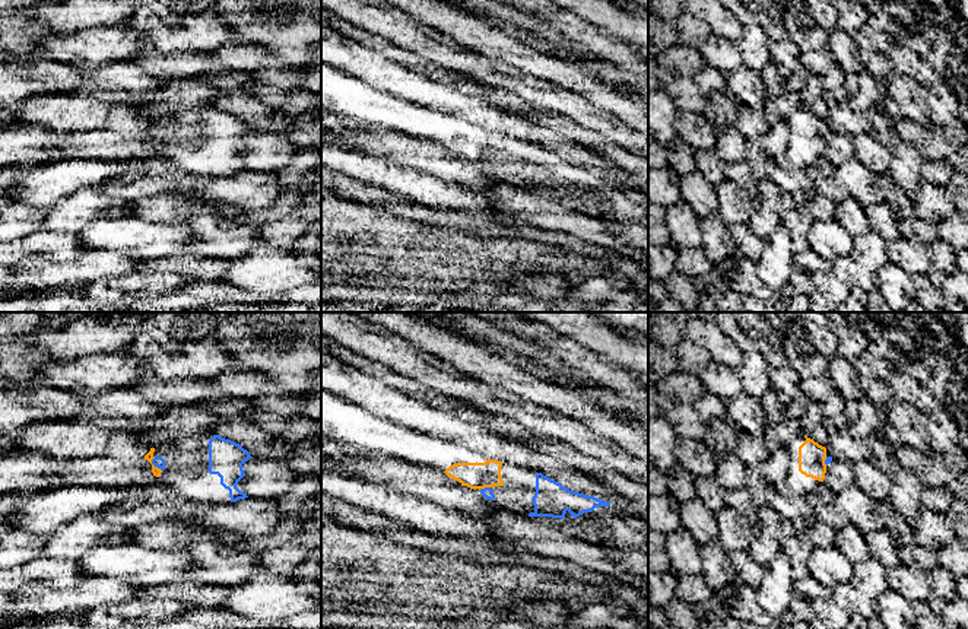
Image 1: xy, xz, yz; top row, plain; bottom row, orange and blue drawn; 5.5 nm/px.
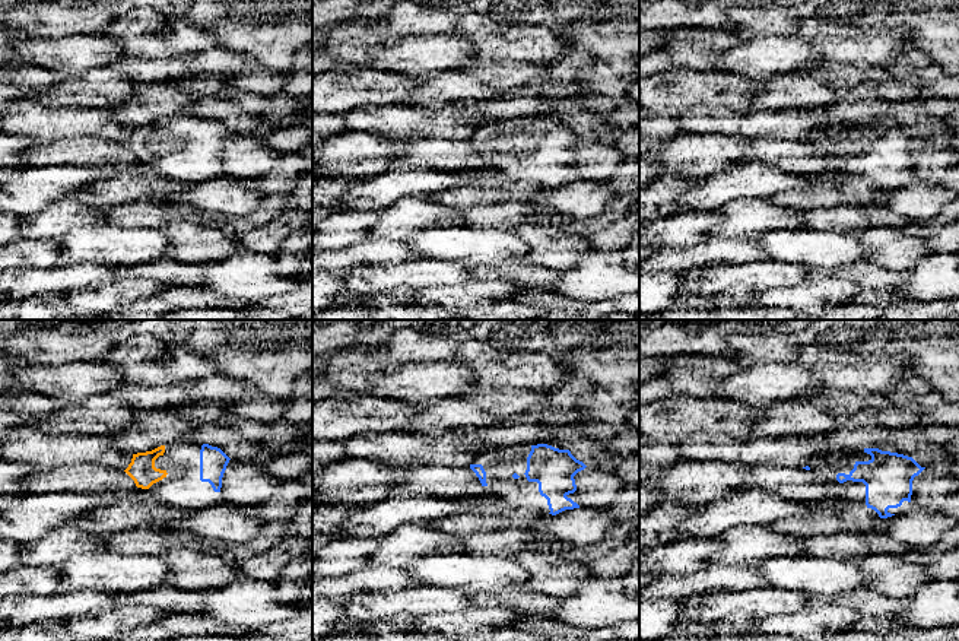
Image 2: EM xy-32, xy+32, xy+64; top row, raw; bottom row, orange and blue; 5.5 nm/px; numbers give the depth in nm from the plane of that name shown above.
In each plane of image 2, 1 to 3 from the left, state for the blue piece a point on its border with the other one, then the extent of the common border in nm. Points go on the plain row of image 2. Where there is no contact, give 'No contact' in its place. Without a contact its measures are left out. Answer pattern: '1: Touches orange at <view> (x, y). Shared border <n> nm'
1: No contact
2: No contact
3: No contact

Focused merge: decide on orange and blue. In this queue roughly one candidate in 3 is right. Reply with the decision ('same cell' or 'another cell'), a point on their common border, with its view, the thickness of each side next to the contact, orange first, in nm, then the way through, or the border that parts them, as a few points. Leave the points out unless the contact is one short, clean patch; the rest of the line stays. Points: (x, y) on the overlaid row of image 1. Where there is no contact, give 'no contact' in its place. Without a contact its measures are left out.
same cell; contact xy (154, 466); calibres 50 and 60 nm; way xy (149, 456), (154, 466), (158, 461)

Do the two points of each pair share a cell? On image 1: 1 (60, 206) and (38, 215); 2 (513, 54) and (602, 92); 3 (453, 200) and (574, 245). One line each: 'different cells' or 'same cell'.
1: different cells
2: same cell
3: different cells

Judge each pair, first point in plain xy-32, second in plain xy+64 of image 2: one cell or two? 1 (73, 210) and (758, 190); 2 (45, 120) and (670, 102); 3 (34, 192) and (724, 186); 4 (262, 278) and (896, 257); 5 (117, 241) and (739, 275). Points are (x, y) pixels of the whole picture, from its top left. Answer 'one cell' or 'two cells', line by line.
1: two cells
2: two cells
3: one cell
4: two cells
5: two cells

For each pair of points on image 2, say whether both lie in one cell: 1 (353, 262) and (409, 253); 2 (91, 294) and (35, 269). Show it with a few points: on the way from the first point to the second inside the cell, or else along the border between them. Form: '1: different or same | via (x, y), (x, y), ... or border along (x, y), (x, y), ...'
1: same | via (367, 262), (378, 256), (396, 256)
2: different | border along (101, 283), (67, 291), (60, 295)

